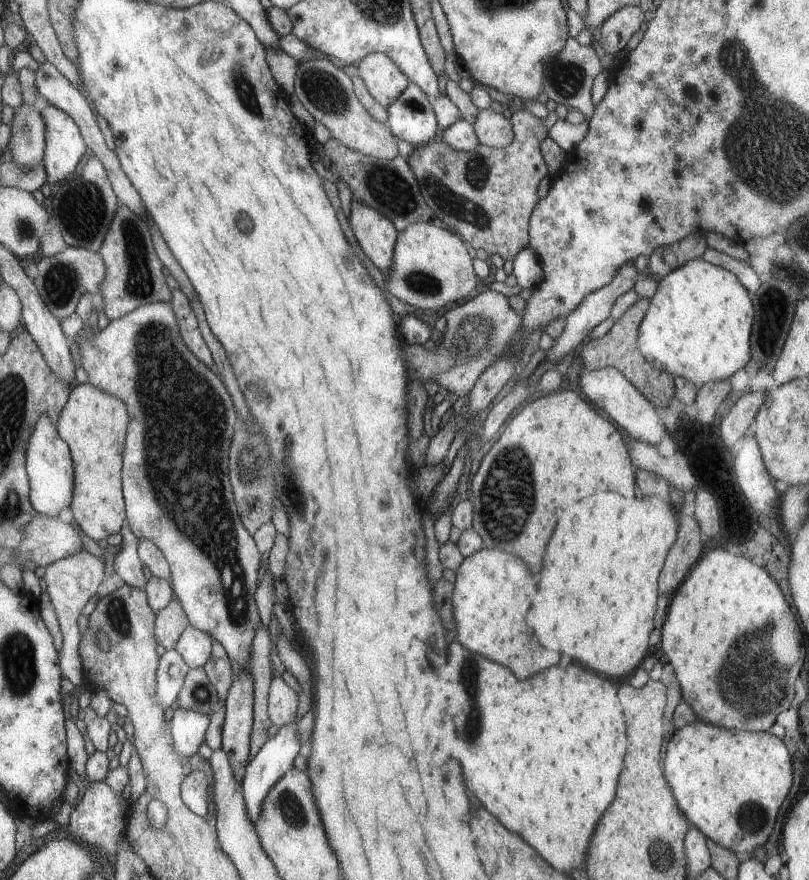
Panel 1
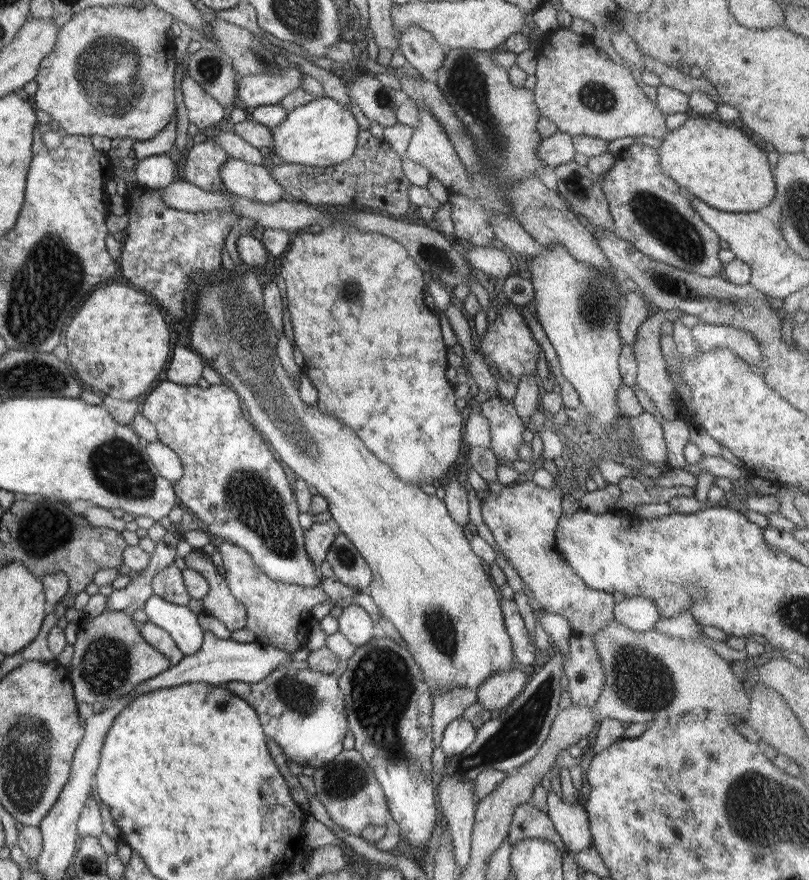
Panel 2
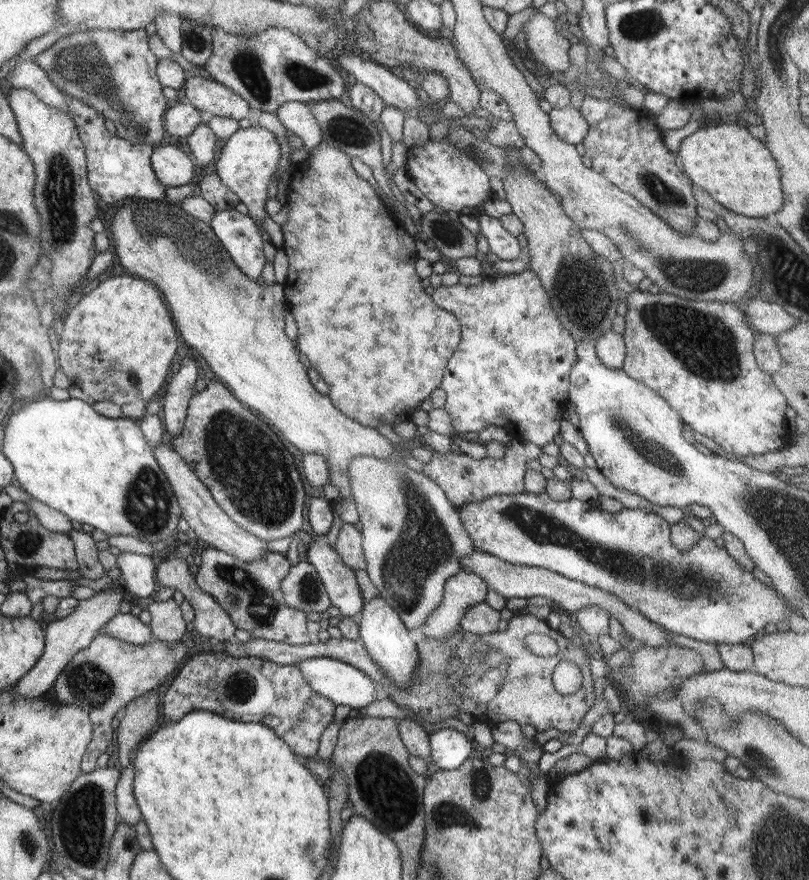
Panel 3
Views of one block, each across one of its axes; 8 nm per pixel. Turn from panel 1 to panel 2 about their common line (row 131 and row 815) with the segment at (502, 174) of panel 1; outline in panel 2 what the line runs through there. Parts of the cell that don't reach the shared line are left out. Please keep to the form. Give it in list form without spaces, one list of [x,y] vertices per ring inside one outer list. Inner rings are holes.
[[[531,802],[520,804],[514,810],[508,832],[509,845],[513,847],[521,840],[539,838],[551,841],[555,848],[559,849],[561,860],[565,857],[565,846],[551,824],[547,813],[543,813]]]

